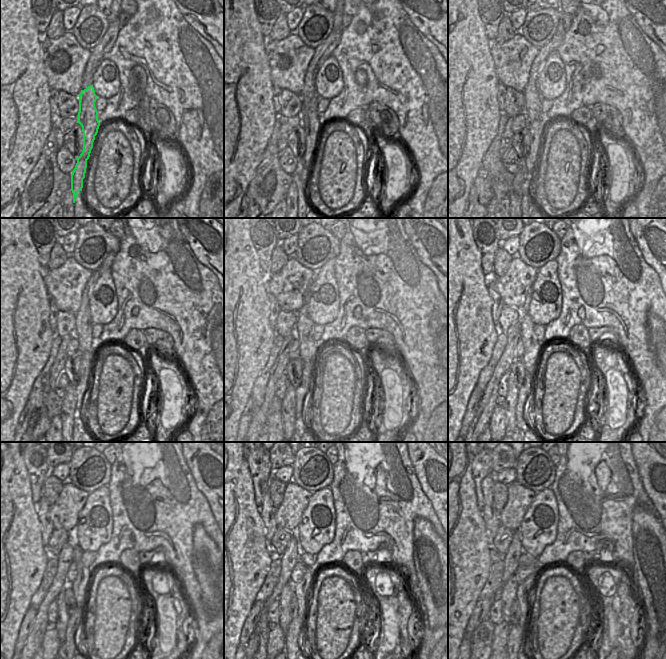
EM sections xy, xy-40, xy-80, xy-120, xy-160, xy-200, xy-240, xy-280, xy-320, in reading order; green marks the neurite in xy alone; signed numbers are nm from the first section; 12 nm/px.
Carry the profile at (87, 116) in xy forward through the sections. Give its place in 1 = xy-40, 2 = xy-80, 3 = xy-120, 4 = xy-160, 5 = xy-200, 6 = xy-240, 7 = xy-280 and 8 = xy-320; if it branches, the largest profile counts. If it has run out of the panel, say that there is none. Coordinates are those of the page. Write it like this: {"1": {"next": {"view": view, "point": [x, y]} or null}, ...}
{"1": {"next": {"view": "xy-40", "point": [312, 122]}}, "2": {"next": {"view": "xy-80", "point": [536, 128]}}, "3": {"next": {"view": "xy-120", "point": [87, 358]}}, "4": {"next": {"view": "xy-160", "point": [302, 393]}}, "5": {"next": {"view": "xy-200", "point": [525, 392]}}, "6": {"next": {"view": "xy-240", "point": [70, 645]}}, "7": {"next": {"view": "xy-280", "point": [292, 639]}}, "8": {"next": {"view": "xy-320", "point": [514, 645]}}}

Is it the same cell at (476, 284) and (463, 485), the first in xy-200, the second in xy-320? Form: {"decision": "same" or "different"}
{"decision": "same"}

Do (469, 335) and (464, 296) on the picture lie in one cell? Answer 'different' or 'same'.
same

